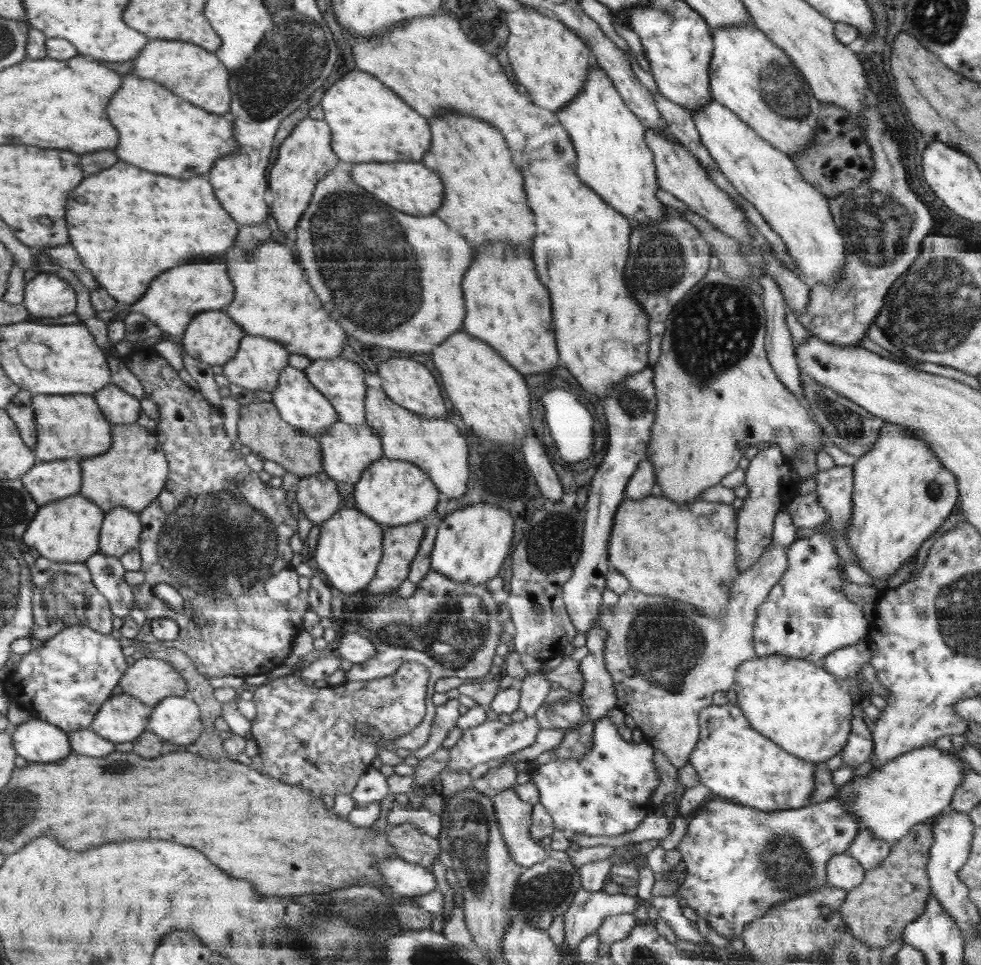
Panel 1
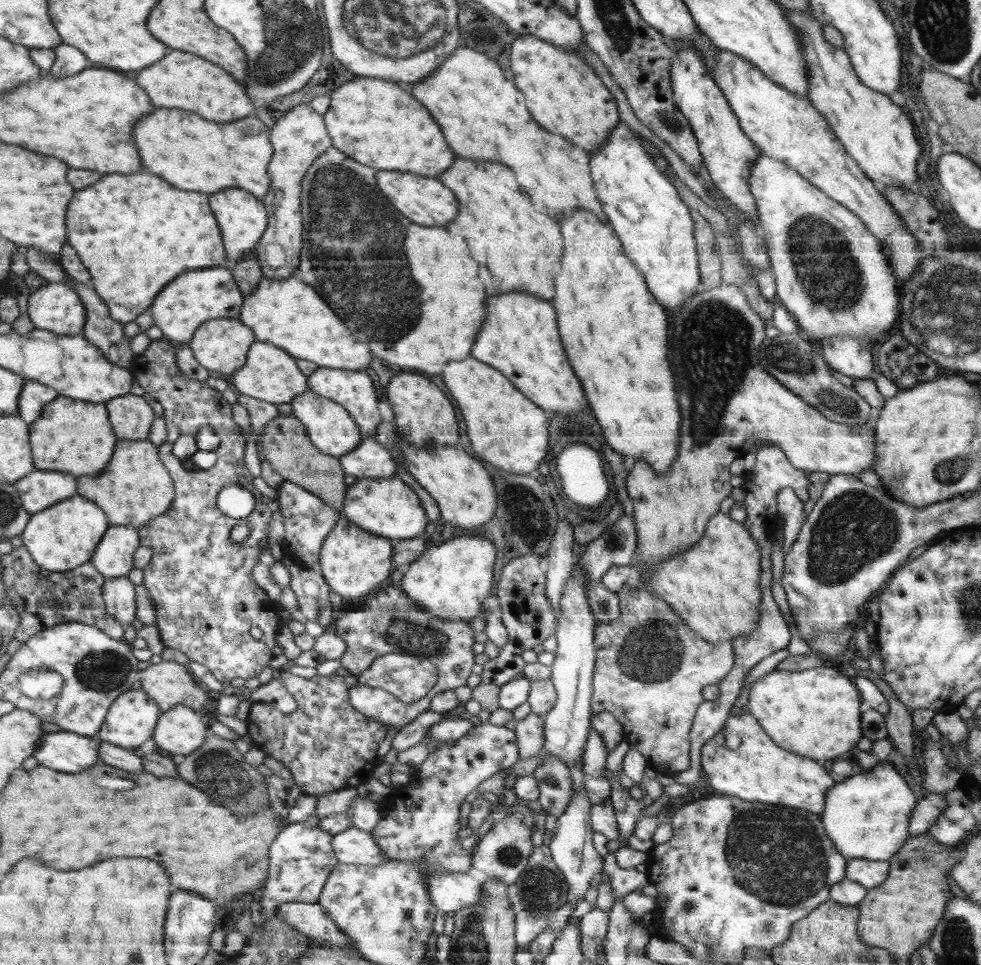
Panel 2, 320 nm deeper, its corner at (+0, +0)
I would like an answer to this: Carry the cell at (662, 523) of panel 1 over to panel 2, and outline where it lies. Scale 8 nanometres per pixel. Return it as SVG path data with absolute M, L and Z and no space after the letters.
M718 512L703 537L680 555L672 556L647 572L648 588L672 604L674 612L710 643L750 634L761 615L760 551L742 522Z

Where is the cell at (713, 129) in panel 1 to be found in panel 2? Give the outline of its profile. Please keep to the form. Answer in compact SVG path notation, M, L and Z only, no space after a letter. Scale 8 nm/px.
M761 151L751 170L750 187L758 207L757 226L766 234L765 248L775 279L777 298L794 315L808 339L818 344L822 339L846 335L880 344L882 332L890 332L898 321L900 302L896 294L896 280L887 265L880 239L854 211L824 194L794 167Z

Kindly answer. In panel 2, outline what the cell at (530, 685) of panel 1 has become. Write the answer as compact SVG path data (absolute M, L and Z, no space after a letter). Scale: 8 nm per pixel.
M532 712L516 722L515 733L521 752L519 759L532 758L540 753L546 741L545 726L545 718Z

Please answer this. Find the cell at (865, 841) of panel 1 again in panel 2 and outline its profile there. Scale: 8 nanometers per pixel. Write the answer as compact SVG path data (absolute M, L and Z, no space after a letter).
M862 858L849 859L846 874L846 878L858 882L867 890L874 889L887 881L890 876L890 863Z

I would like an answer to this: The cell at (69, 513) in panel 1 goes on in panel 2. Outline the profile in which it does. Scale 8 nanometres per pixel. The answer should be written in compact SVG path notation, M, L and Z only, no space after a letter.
M75 496L42 513L33 514L21 537L40 566L56 572L67 572L90 562L108 528L110 519L107 513L104 514L94 502Z

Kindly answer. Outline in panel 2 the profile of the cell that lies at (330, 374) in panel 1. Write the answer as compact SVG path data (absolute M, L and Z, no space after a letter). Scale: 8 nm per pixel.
M318 367L310 376L307 377L310 383L310 390L319 394L323 398L331 399L339 403L351 413L351 417L359 425L364 437L368 437L377 432L380 425L380 414L378 414L378 396L372 386L372 380L364 372L350 372L346 369L335 369Z

